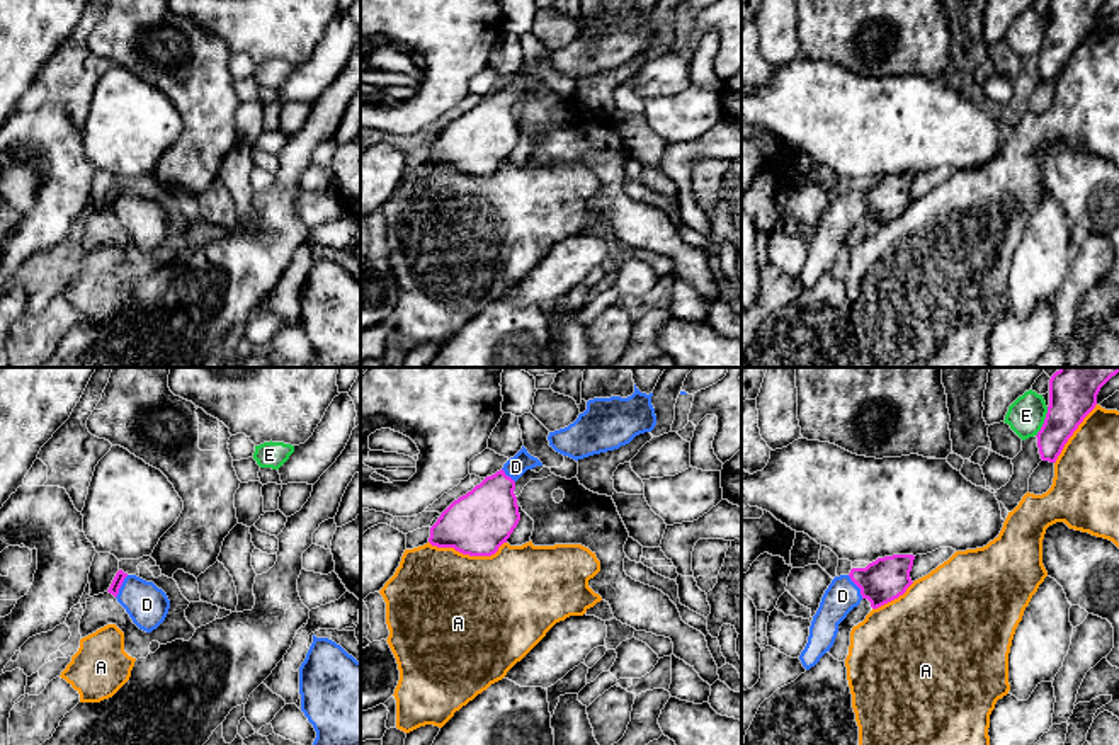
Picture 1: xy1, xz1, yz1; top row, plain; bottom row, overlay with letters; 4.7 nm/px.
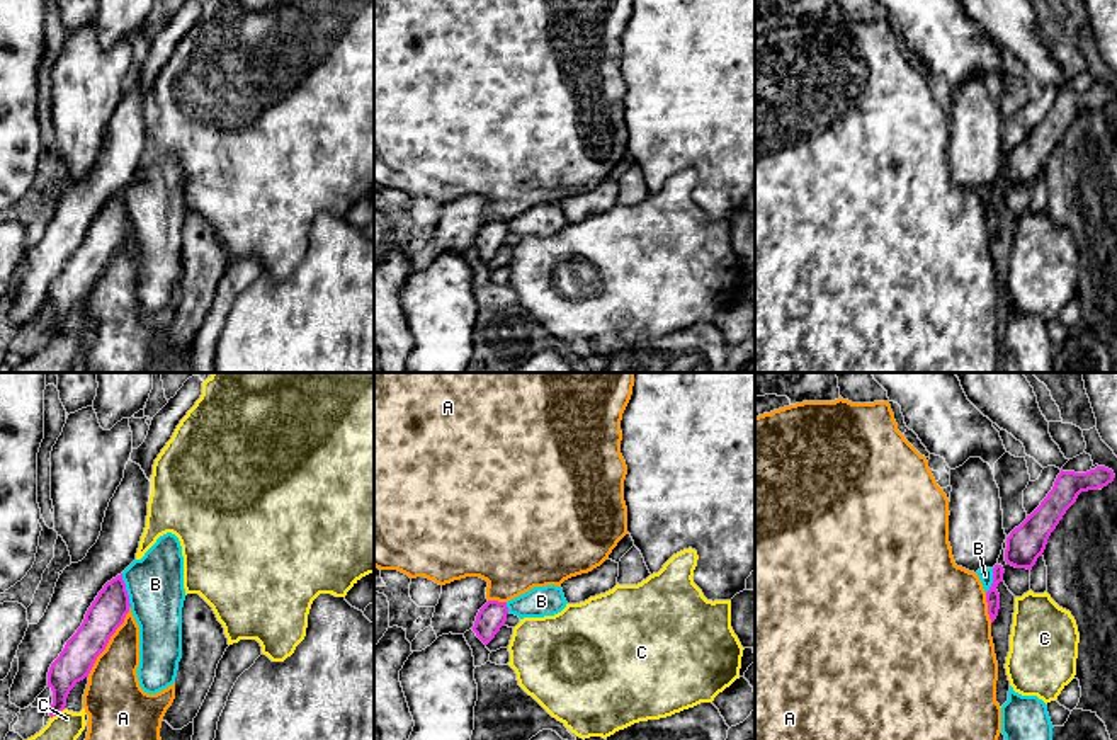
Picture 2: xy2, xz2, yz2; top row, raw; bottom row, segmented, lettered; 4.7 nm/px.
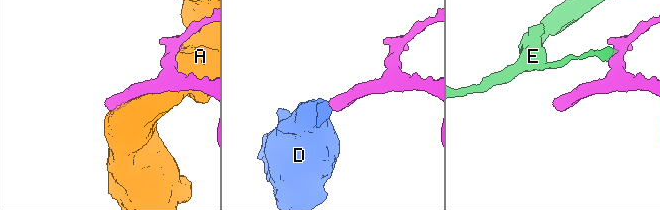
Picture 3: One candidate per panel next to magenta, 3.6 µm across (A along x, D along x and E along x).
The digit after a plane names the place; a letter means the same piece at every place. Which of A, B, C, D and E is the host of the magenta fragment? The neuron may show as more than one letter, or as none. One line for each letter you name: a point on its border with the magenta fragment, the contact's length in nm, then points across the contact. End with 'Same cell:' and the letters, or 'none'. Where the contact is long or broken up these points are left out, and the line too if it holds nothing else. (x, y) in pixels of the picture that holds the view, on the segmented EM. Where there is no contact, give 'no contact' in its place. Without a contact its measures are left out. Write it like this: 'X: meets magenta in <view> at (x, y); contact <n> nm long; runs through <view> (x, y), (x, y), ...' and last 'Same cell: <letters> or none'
D: meets magenta in yz1 at (857, 585); contact 130 nm long; runs through yz1 (883, 580), (857, 585), (842, 596)
Same cell: D

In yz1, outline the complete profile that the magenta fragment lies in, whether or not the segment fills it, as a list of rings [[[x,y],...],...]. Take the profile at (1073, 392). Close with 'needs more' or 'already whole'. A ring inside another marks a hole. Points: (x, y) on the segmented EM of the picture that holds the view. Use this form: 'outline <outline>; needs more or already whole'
outline [[[1059,367],[1049,379],[1049,407],[1037,447],[1042,461],[1056,463],[1065,444],[1095,408],[1100,388],[1119,367]]]; already whole

